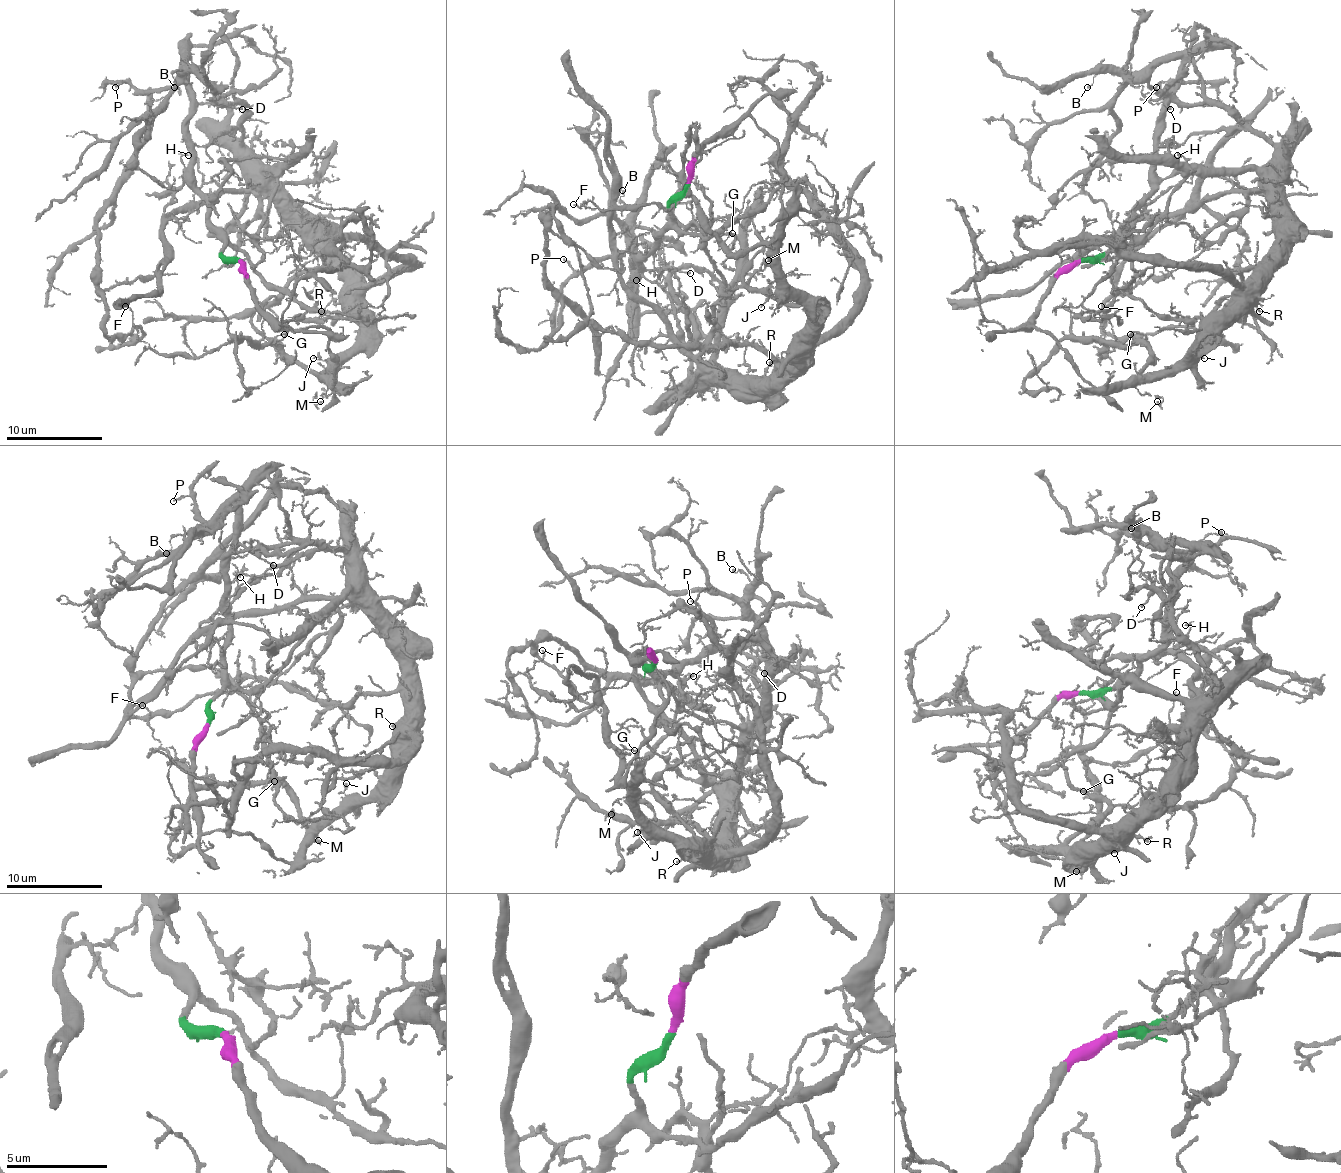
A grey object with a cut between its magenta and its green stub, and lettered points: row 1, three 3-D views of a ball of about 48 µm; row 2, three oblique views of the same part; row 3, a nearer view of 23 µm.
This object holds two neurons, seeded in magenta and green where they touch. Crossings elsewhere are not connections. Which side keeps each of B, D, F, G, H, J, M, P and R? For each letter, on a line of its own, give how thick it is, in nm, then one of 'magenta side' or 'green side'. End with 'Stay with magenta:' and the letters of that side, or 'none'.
B: 110 nm | green side
D: 150 nm | green side
F: 110 nm | magenta side
G: 100 nm | magenta side
H: 130 nm | green side
J: 60 nm | magenta side
M: 130 nm | magenta side
P: 160 nm | green side
R: 130 nm | magenta side
Stay with magenta: F, G, J, M, R

